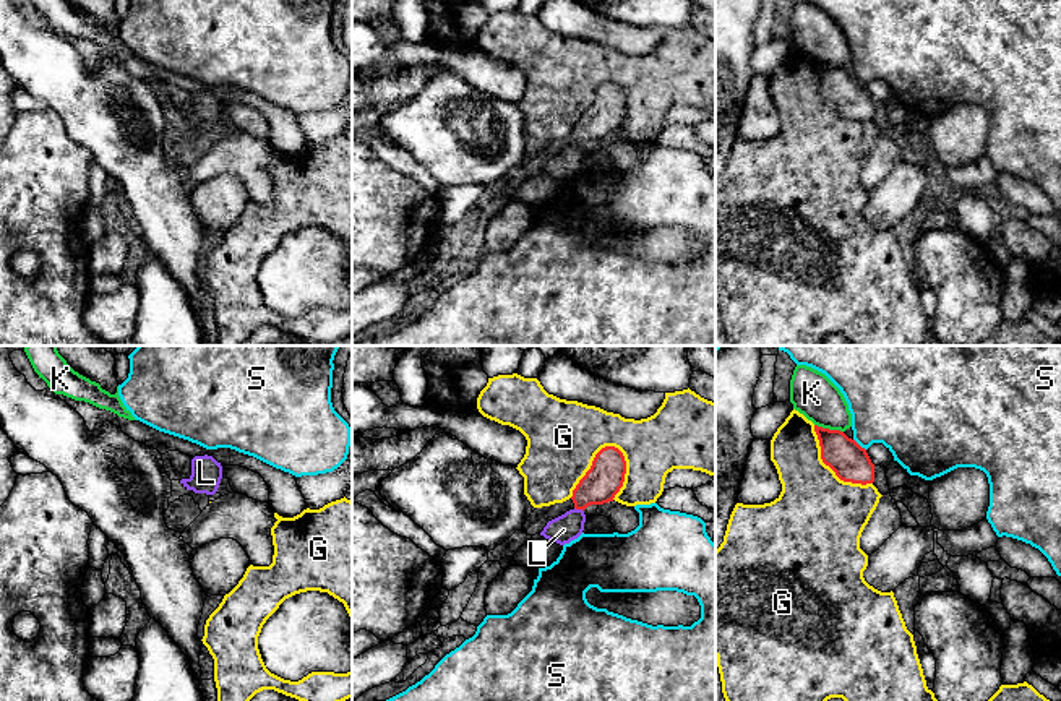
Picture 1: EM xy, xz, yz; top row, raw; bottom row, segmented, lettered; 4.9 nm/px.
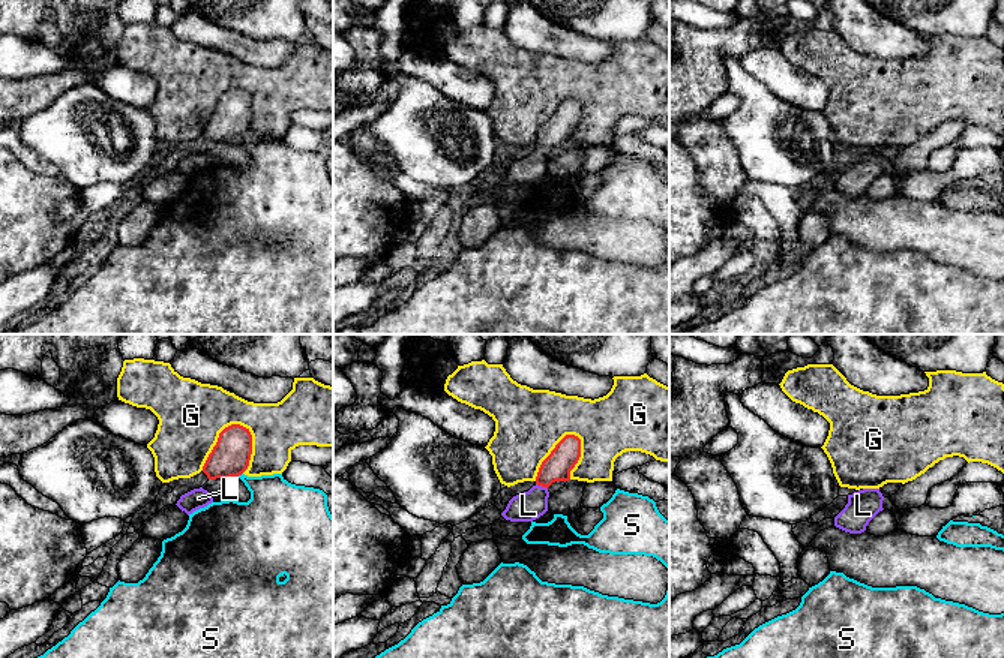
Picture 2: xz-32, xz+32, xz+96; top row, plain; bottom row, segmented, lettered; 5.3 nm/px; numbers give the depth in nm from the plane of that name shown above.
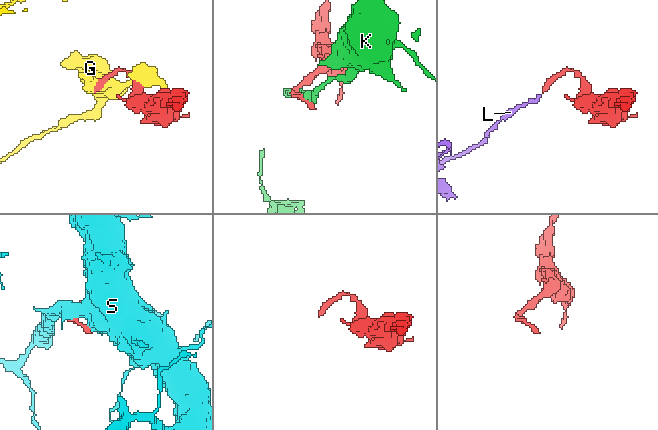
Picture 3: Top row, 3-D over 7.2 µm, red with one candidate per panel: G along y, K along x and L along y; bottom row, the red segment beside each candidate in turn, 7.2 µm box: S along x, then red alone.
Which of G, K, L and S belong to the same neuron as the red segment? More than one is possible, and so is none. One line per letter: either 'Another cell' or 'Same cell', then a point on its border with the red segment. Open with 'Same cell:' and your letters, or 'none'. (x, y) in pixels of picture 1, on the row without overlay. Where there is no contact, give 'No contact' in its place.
Same cell: L
G: Another cell. Touches red at xz (592, 99)
K: Another cell. Touches red at yz (828, 65)
L: Same cell. Touches red at xz (579, 145)
S: Another cell. Touches red at yz (859, 81)

